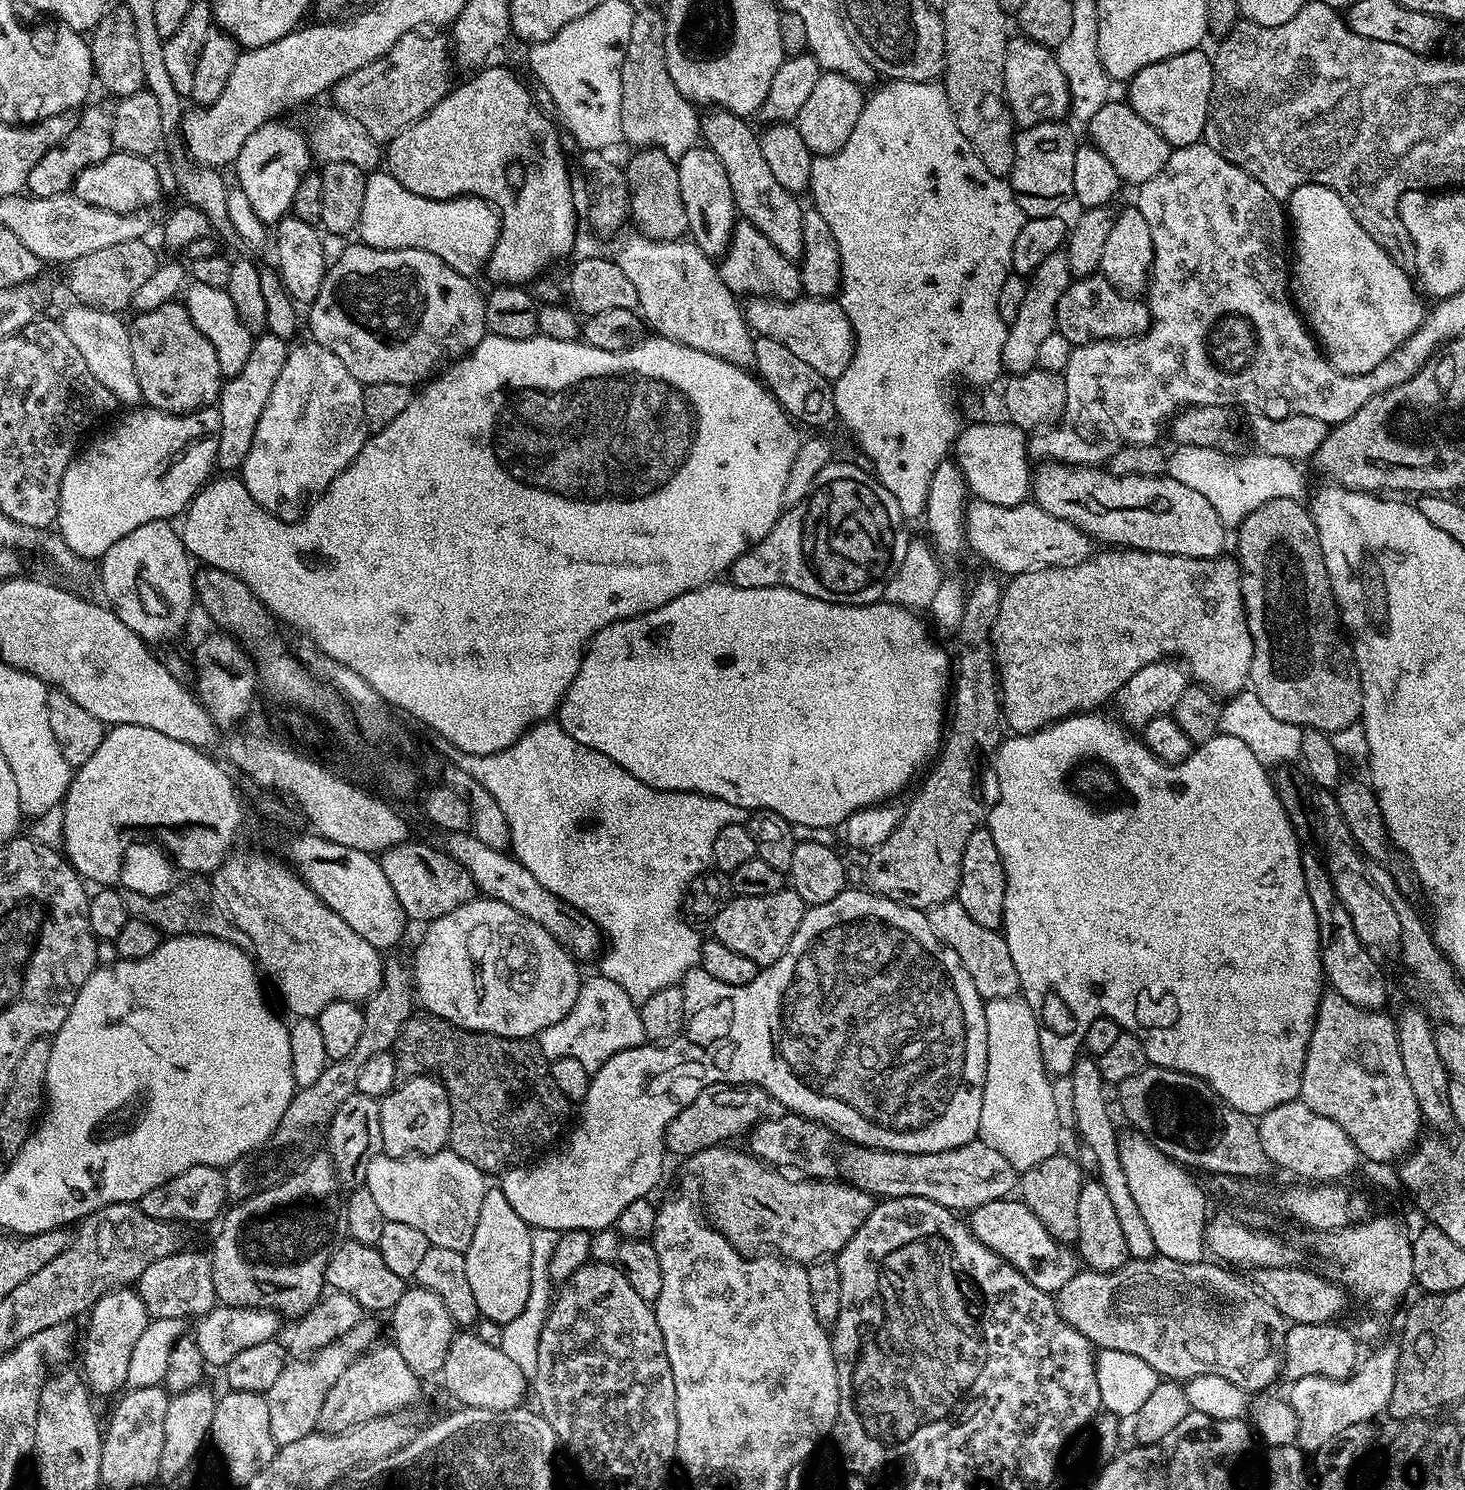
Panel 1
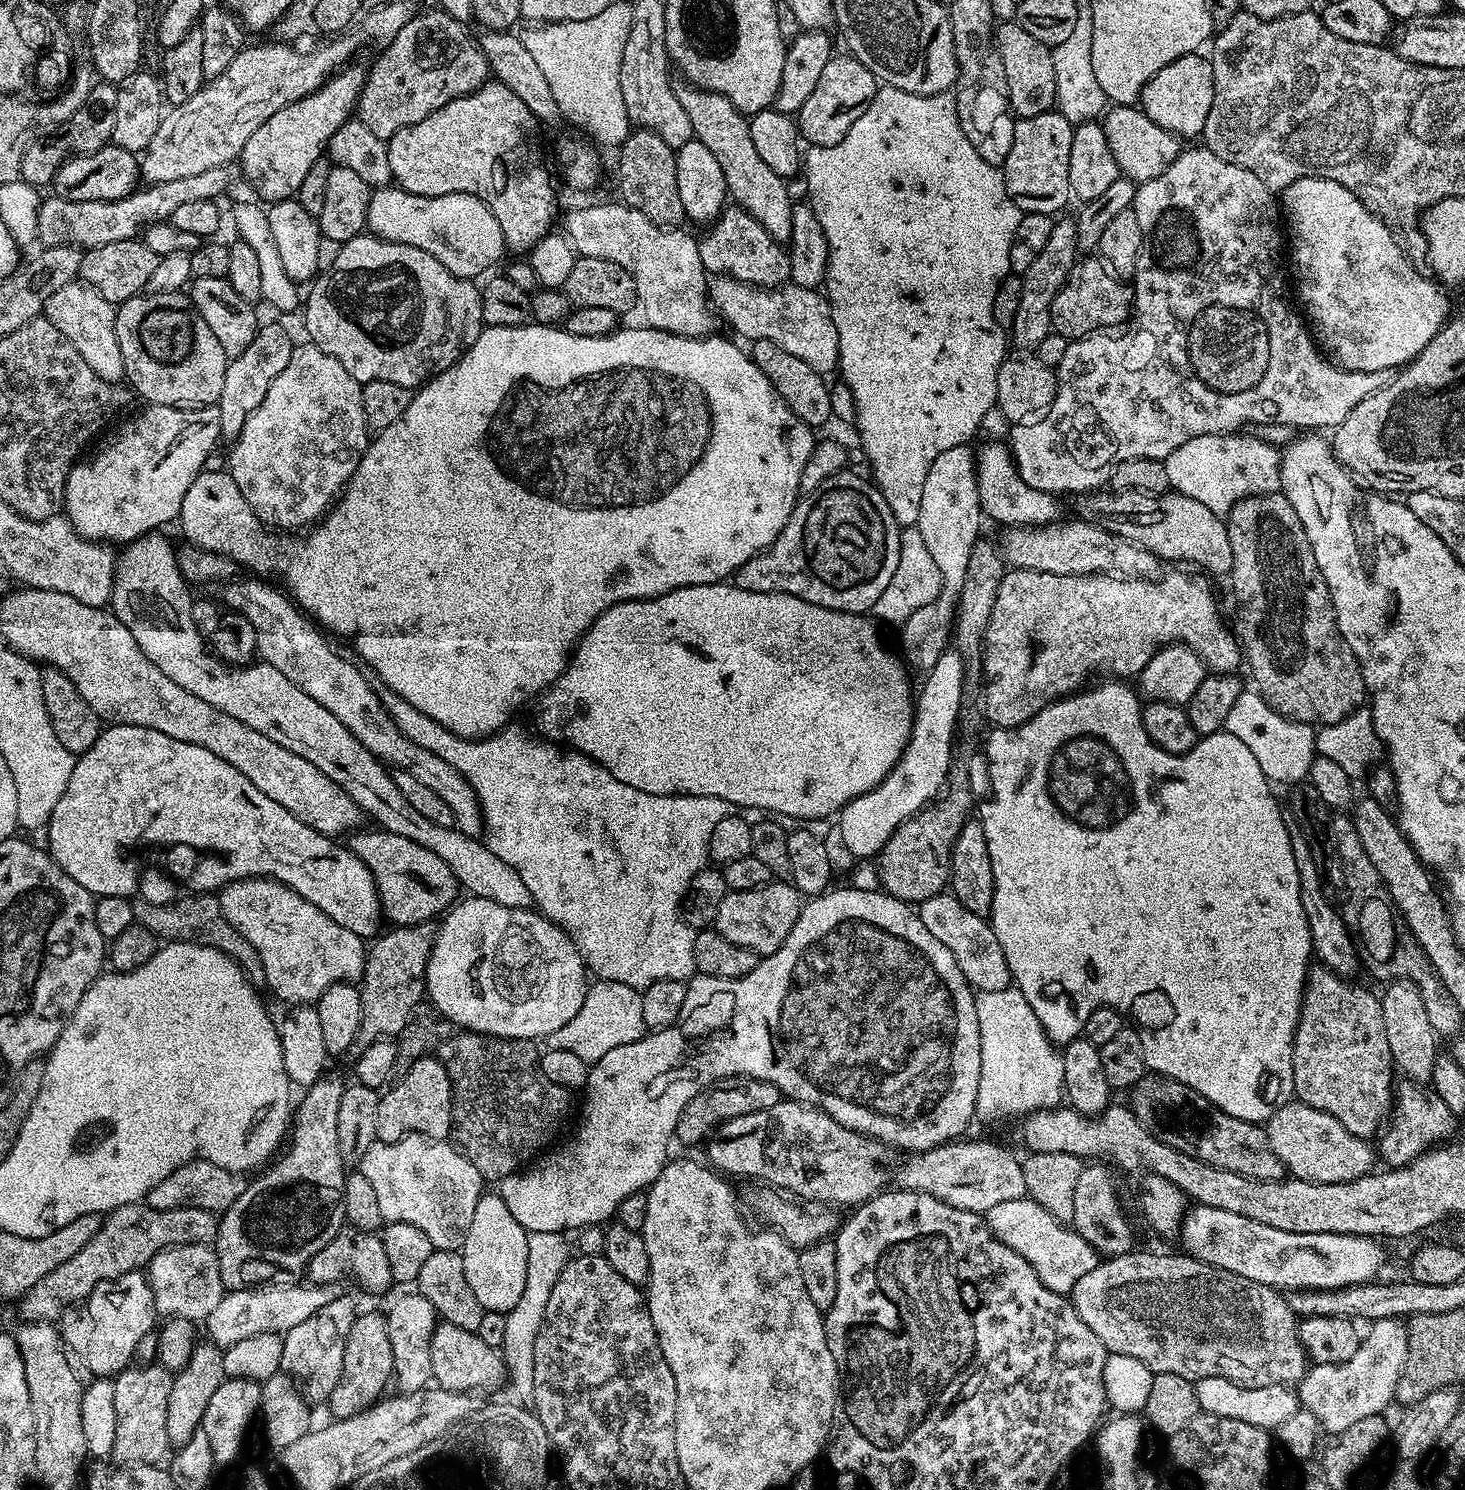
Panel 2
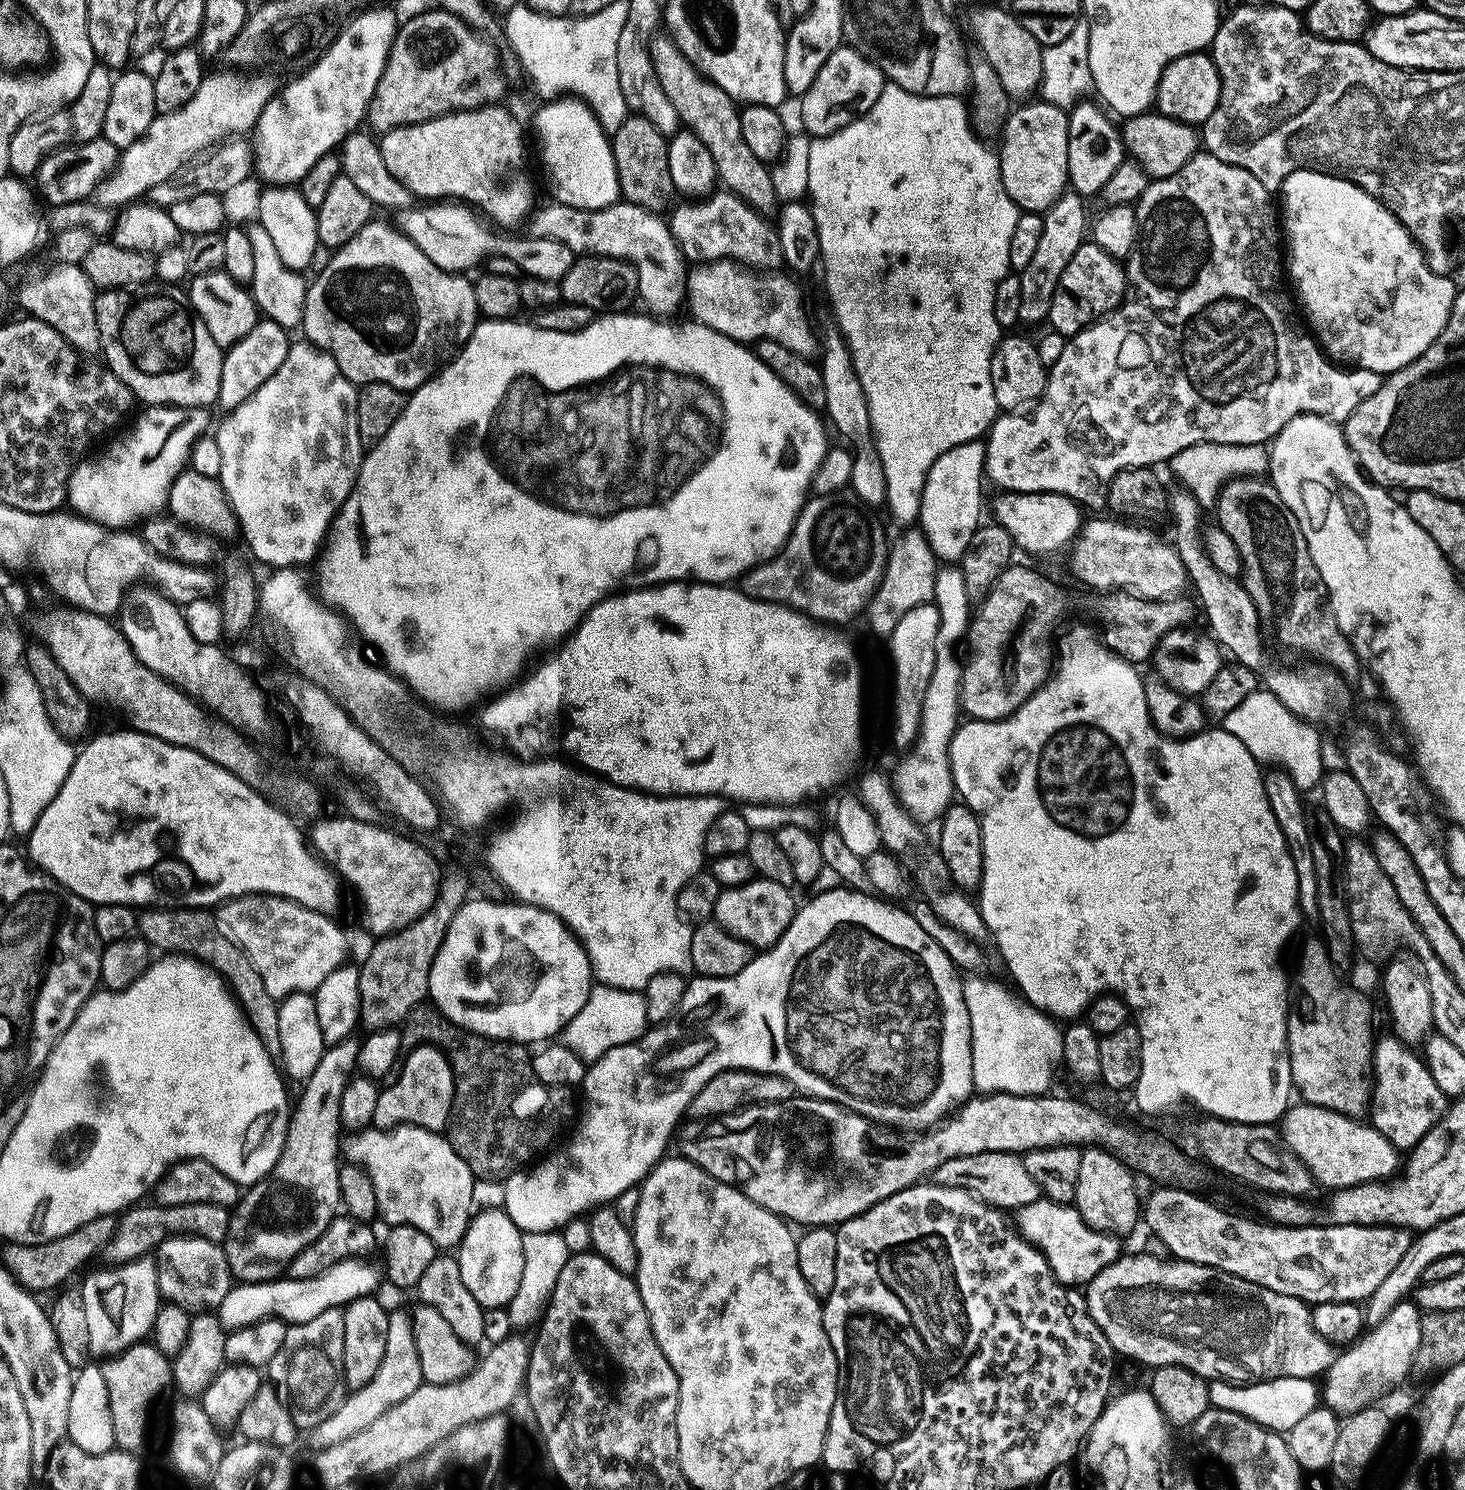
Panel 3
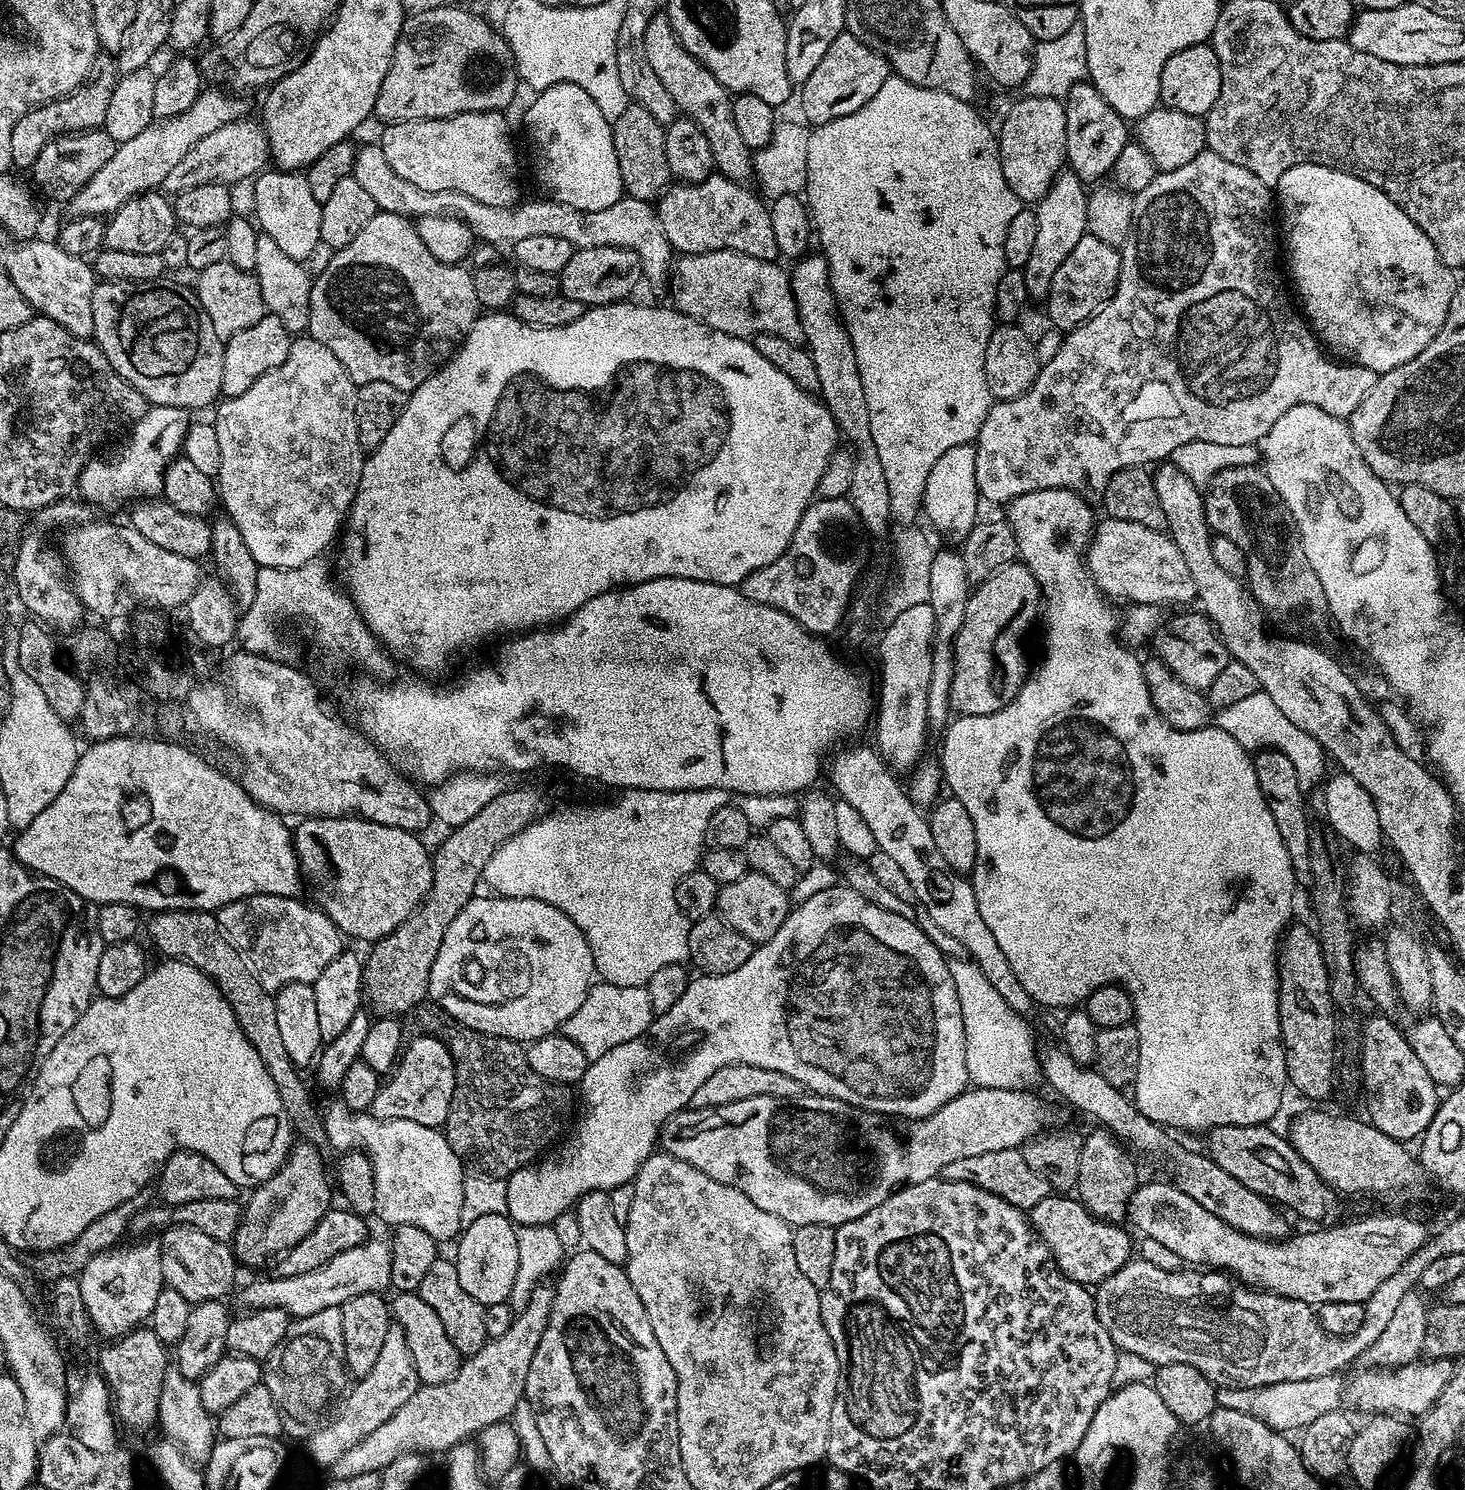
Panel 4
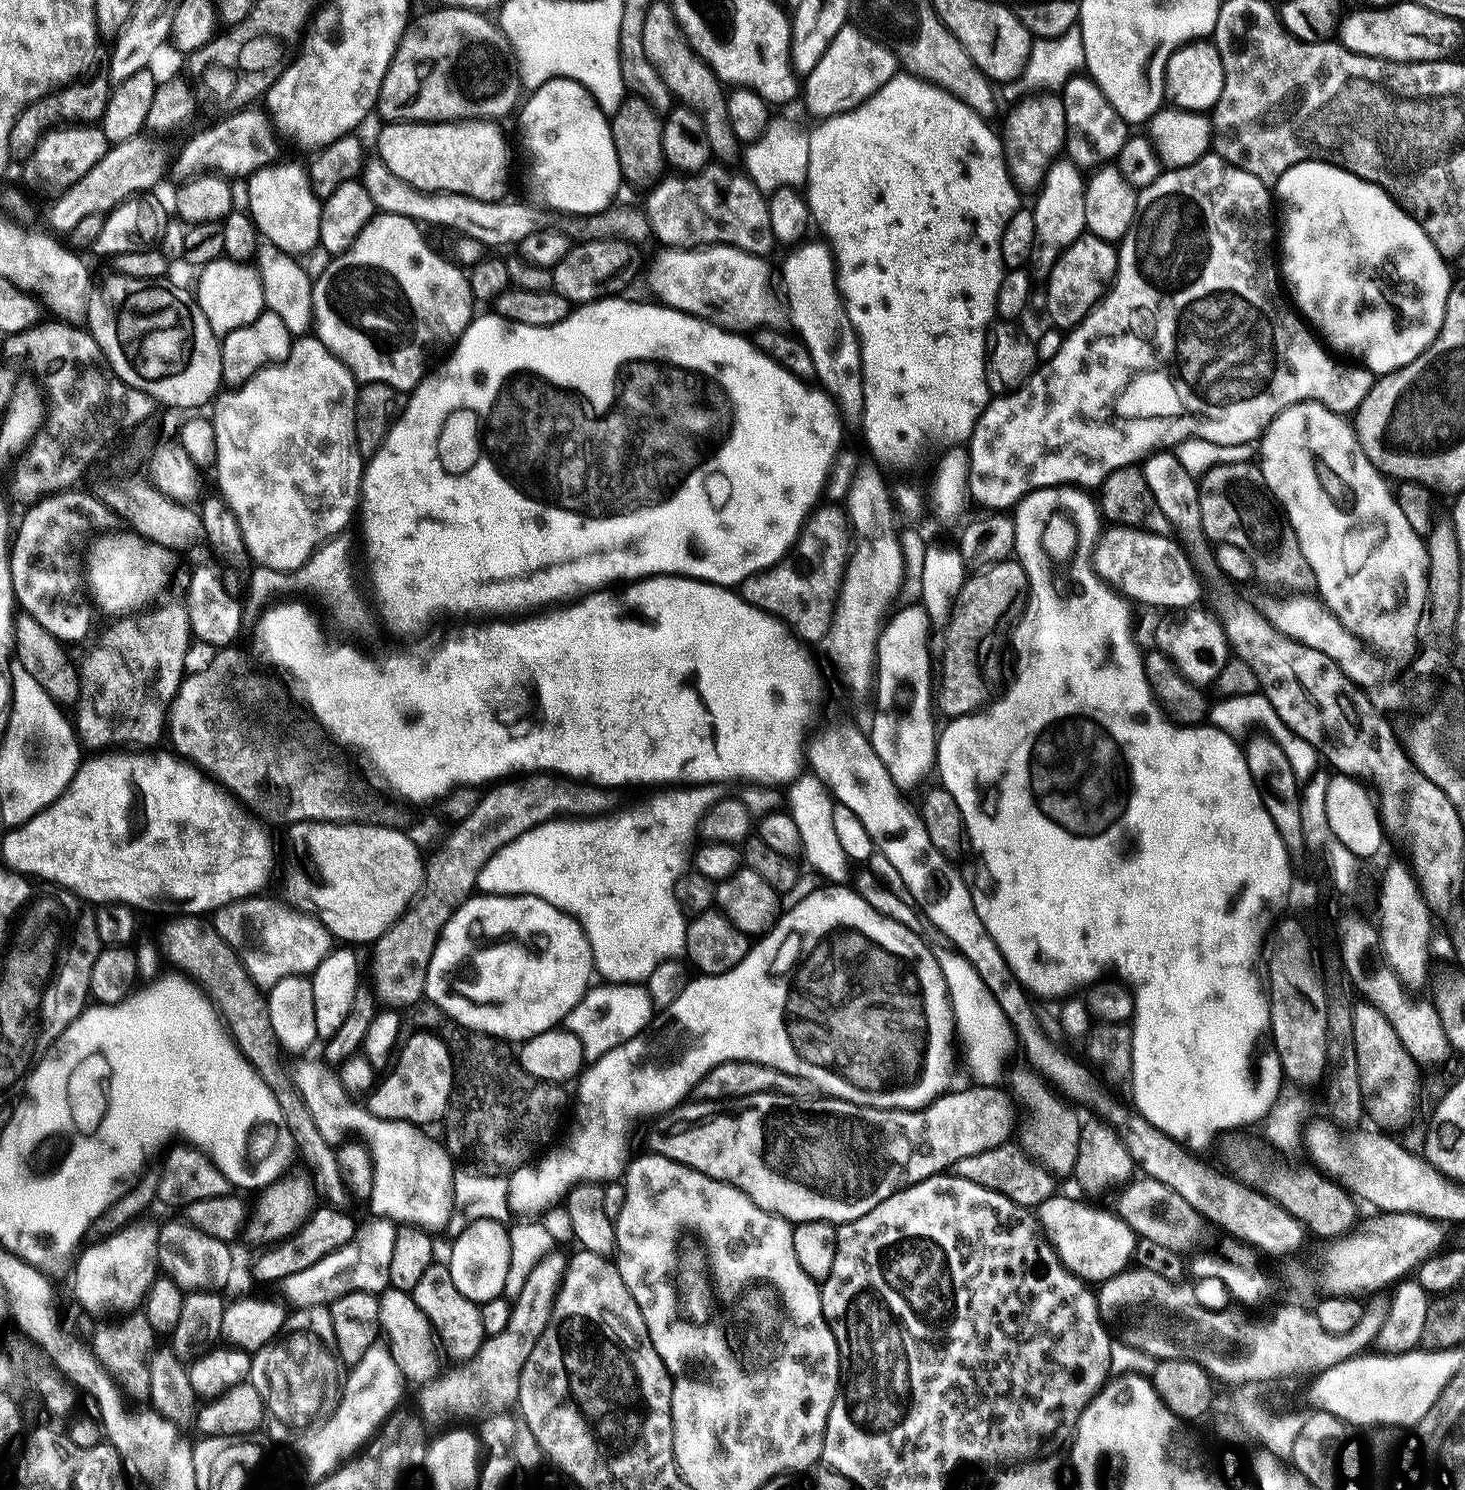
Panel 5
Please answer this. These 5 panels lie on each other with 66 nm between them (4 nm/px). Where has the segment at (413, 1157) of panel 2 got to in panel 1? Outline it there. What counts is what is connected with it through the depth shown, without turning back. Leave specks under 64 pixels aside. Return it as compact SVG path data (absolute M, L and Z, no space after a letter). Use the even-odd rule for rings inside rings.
M451 1150L435 1152L429 1156L414 1155L402 1158L390 1158L383 1154L374 1158L366 1172L364 1184L382 1210L385 1220L406 1222L406 1226L415 1226L421 1234L426 1234L429 1245L433 1248L458 1250L464 1252L474 1238L474 1226L478 1226L478 1210L482 1210L482 1198L486 1191L485 1173L478 1166L458 1158Z

